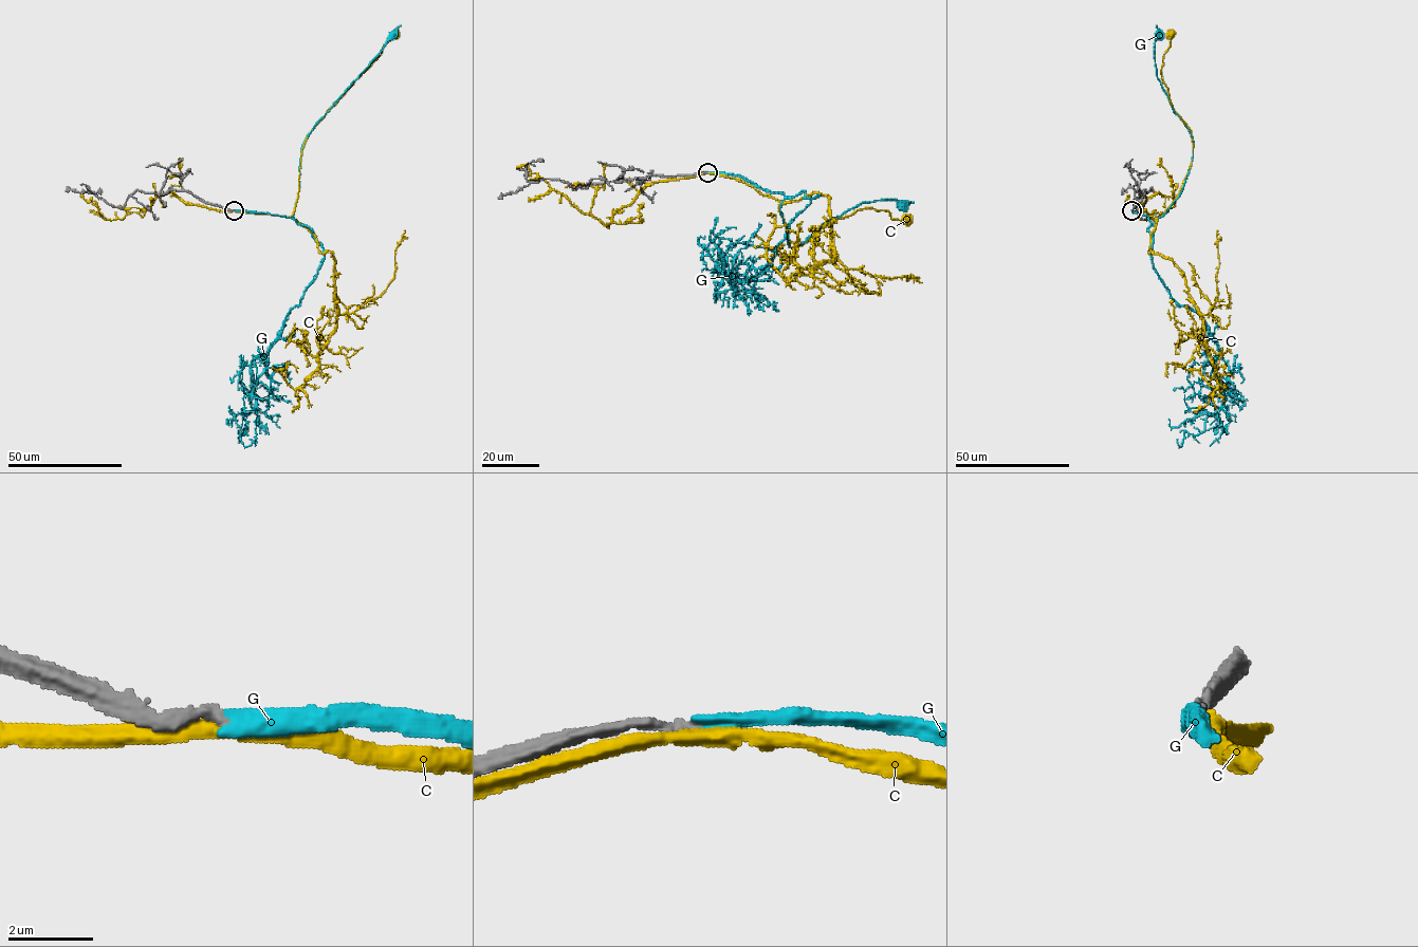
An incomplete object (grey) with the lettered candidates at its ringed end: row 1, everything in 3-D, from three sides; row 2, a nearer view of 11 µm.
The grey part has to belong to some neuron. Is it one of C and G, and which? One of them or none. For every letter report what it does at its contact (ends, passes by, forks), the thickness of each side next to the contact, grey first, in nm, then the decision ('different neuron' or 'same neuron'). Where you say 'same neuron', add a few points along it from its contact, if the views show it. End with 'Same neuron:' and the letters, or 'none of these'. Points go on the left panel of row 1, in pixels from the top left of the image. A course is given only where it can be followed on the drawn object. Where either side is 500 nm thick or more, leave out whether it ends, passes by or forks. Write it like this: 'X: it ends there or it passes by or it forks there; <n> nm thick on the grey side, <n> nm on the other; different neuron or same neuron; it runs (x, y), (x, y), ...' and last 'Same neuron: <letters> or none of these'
C: it passes by; 320 nm thick on the grey side, 360 nm on the other; different neuron
G: it ends there; 240 nm thick on the grey side, 360 nm on the other; same neuron; it runs (234, 209), (283, 216), (296, 223), (293, 212), (297, 199), (300, 148), (306, 135), (391, 35)
Same neuron: G

